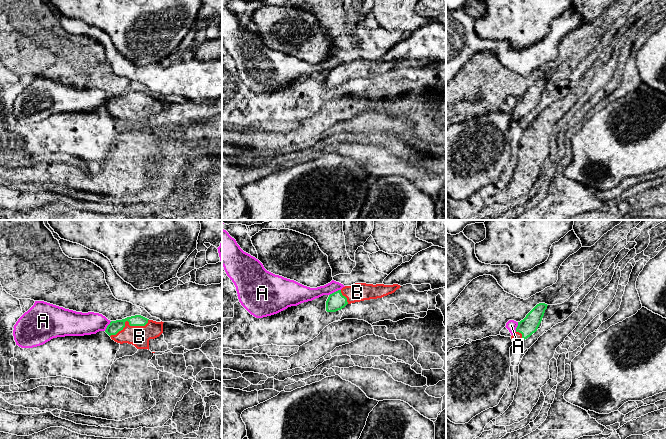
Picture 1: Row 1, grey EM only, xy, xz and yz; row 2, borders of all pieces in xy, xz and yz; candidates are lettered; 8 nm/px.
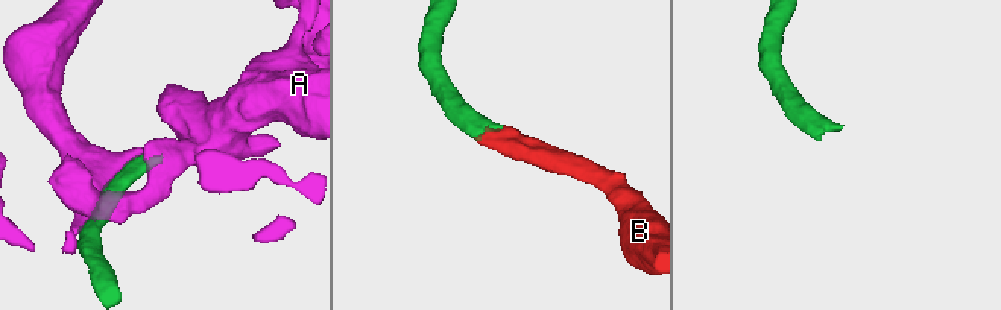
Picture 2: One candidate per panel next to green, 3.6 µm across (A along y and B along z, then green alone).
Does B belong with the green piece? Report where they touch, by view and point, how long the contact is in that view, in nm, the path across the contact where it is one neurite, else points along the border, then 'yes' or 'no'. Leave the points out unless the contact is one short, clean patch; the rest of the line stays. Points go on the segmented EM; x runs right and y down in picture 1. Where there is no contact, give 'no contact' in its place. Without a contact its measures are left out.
contact xy (129, 323); length 340 nm; way xy (114, 327), (129, 323), (139, 336); yes

